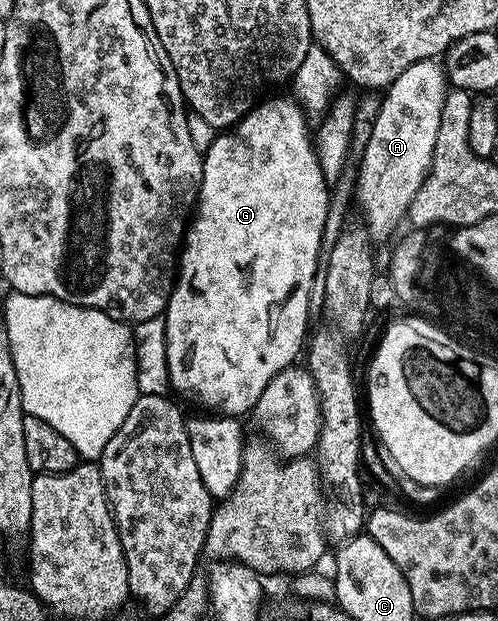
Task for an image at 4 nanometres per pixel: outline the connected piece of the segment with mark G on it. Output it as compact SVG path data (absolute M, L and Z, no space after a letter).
M278 96L275 100L263 99L255 104L243 120L238 121L233 128L219 131L215 135L214 141L204 149L202 185L198 191L198 203L180 249L180 263L174 281L174 289L170 295L170 301L166 304L164 319L166 321L168 374L171 389L175 393L178 391L186 400L195 400L196 403L203 404L206 407L203 409L214 414L235 418L245 417L245 412L247 415L260 398L260 394L264 394L264 386L268 386L268 382L272 382L272 378L276 378L276 374L291 367L297 361L294 360L297 356L299 359L308 340L306 323L312 319L310 295L312 294L312 282L320 271L320 261L324 256L322 239L324 238L324 224L328 218L330 188L314 153L312 128L311 125L310 128L306 125L307 113L303 112L302 105L298 103L297 99L287 96Z

